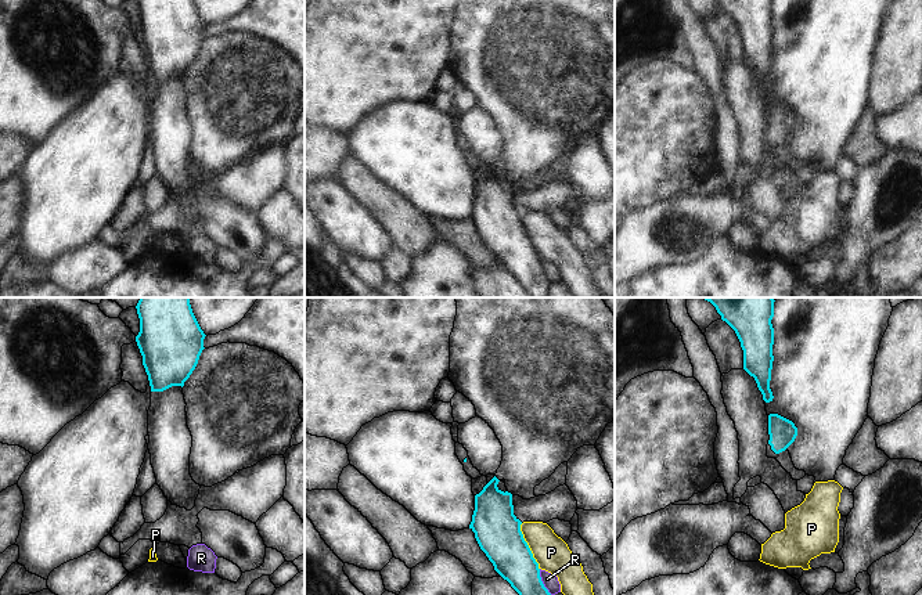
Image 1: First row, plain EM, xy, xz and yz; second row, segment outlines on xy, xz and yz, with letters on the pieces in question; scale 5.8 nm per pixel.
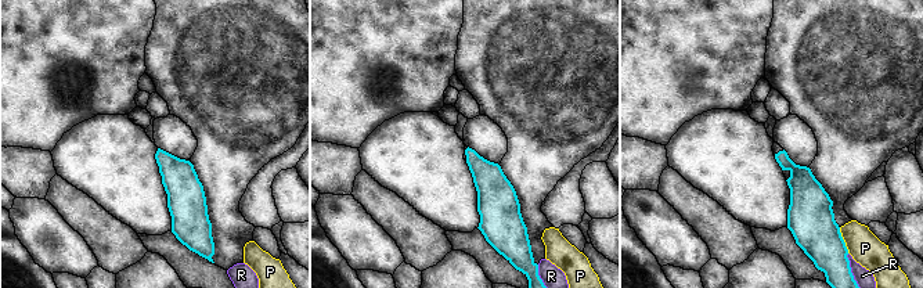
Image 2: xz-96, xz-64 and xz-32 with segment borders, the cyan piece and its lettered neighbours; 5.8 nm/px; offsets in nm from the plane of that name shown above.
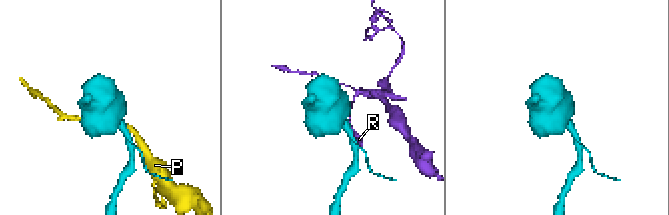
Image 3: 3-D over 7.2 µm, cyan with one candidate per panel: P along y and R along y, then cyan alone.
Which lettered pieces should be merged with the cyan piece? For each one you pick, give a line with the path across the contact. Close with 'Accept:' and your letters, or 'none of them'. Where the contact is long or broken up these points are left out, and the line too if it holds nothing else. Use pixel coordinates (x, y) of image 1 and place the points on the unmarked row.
Accept: none of them.

